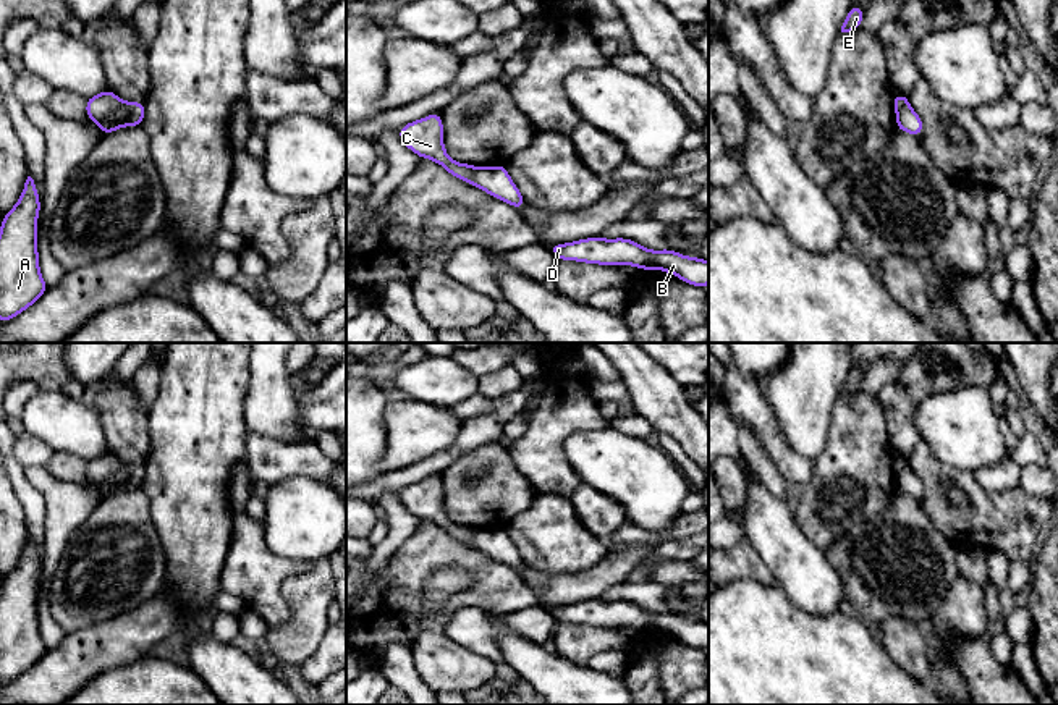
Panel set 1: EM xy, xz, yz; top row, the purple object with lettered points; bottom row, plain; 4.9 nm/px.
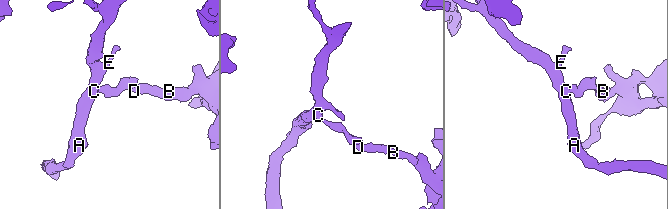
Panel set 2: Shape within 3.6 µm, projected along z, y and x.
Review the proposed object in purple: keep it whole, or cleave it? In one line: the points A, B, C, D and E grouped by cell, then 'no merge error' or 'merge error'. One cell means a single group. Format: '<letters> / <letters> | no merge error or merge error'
A C E / B D | merge error

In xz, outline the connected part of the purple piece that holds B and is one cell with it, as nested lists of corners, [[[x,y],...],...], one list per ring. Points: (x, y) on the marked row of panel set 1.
[[[602,236],[566,244],[550,244],[557,260],[576,260],[599,265],[633,265],[641,270],[663,270],[692,286],[709,285],[709,260],[686,257],[671,249],[650,251],[633,239]]]

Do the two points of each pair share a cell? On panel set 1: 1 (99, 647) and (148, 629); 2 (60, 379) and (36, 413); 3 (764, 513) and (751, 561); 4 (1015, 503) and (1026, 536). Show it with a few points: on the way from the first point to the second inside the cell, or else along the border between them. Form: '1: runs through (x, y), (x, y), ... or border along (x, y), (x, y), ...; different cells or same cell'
1: runs through (110, 644), (136, 633); same cell
2: border along (39, 388), (62, 392), (88, 405); different cells
3: border along (744, 537), (774, 581); different cells
4: runs through (1015, 511), (1015, 524), (1018, 527); same cell

